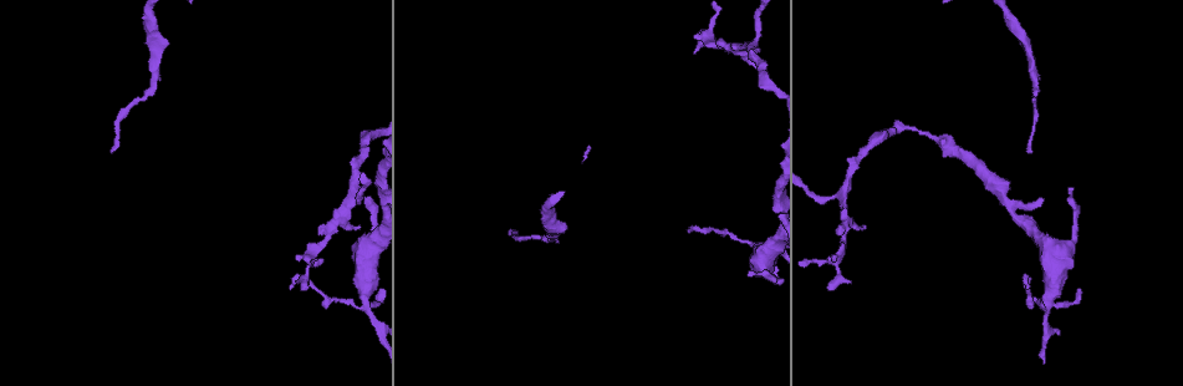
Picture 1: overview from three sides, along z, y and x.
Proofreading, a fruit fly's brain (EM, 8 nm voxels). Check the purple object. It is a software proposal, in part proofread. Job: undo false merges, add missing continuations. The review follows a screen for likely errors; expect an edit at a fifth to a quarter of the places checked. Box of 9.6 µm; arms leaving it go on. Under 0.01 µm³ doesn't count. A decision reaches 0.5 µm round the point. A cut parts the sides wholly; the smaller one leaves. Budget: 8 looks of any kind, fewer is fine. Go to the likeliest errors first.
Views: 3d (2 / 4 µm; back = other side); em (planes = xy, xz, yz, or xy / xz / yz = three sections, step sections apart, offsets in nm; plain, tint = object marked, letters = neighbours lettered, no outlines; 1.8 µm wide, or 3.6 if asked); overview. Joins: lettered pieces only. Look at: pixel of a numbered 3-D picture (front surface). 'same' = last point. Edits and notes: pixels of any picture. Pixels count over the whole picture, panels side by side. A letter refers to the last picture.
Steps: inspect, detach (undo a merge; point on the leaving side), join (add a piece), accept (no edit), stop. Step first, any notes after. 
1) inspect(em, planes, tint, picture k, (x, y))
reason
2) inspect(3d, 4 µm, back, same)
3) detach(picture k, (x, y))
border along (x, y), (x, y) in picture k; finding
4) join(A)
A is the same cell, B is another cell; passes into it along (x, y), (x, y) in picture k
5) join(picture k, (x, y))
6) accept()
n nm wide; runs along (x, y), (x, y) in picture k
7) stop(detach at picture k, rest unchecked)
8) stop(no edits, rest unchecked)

inspect(em, xy, step 4, tint, picture 1, (1071, 188))
free end

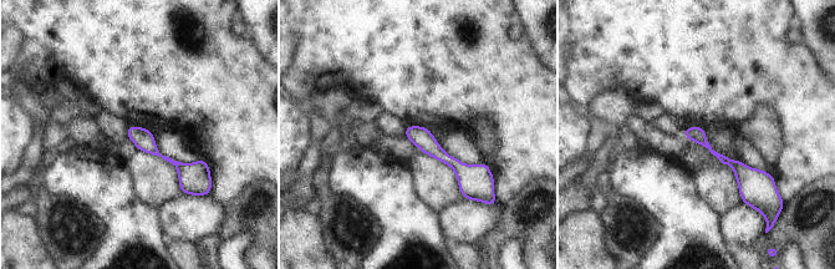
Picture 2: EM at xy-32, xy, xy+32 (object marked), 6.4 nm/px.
inspect(em, xy, step 4, letters, same)

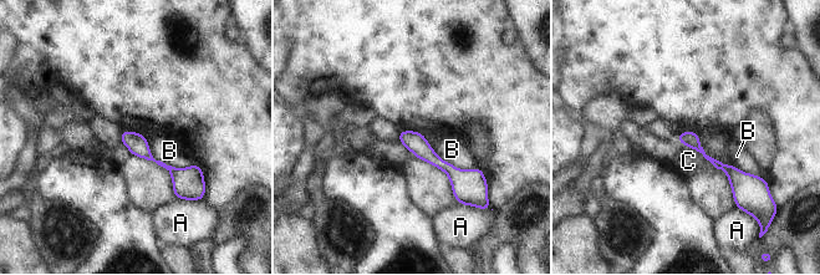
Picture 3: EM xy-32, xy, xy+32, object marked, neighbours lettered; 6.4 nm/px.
accept()
A, B and C are other cells; runs along (402, 133), (456, 174), (475, 174) in picture 3; none of them fits

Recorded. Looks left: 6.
inspect(em, yz, step 8, tint, picture 1, (365, 307))
small branch off a trunk

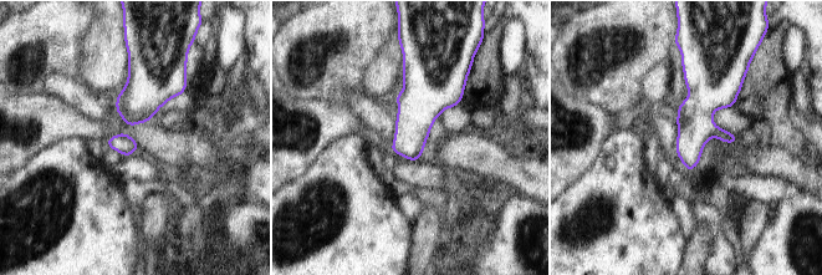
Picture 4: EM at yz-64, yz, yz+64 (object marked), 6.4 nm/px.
inspect(em, planes, letters, same)
another direction

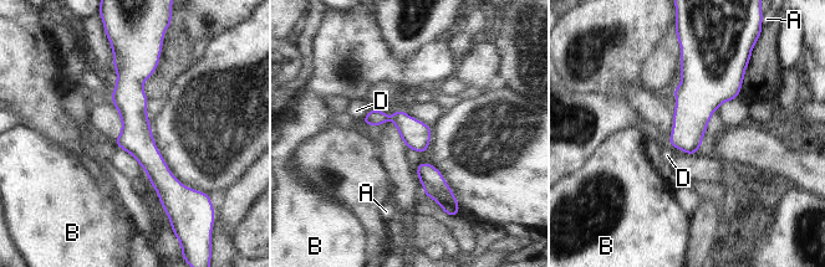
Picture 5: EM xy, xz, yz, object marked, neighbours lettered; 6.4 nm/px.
accept()
A, B and D are other cells; border along (373, 107), (361, 122) in picture 5; continuous, no second neuron

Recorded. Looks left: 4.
inspect(em, xy, step 4, tint, picture 1, (112, 152))
long arm stops here

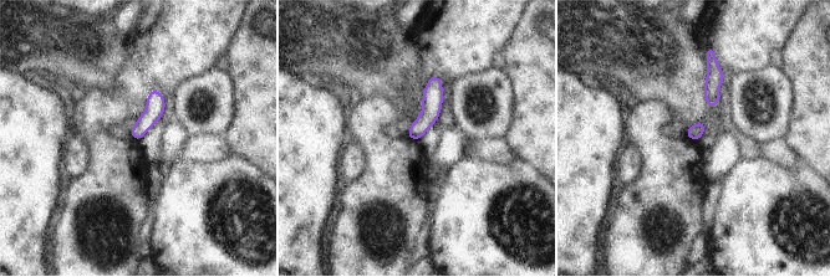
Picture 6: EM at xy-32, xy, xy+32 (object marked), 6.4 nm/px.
inspect(em, planes, letters, same)

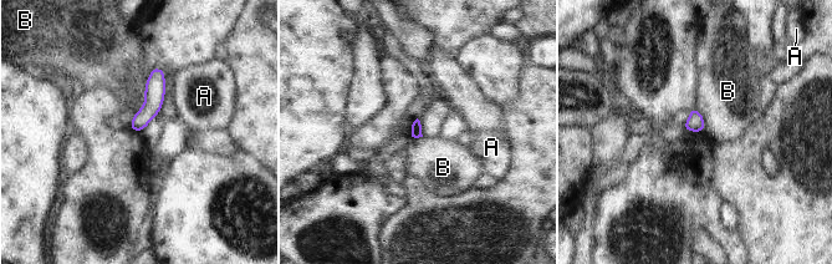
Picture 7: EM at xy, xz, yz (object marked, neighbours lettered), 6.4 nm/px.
accept()
A and B are other cells; border along (694, 107), (703, 117), (704, 131) in picture 7; no lettered piece goes on from it

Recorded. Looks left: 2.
stop(no edits, rest unchecked)

